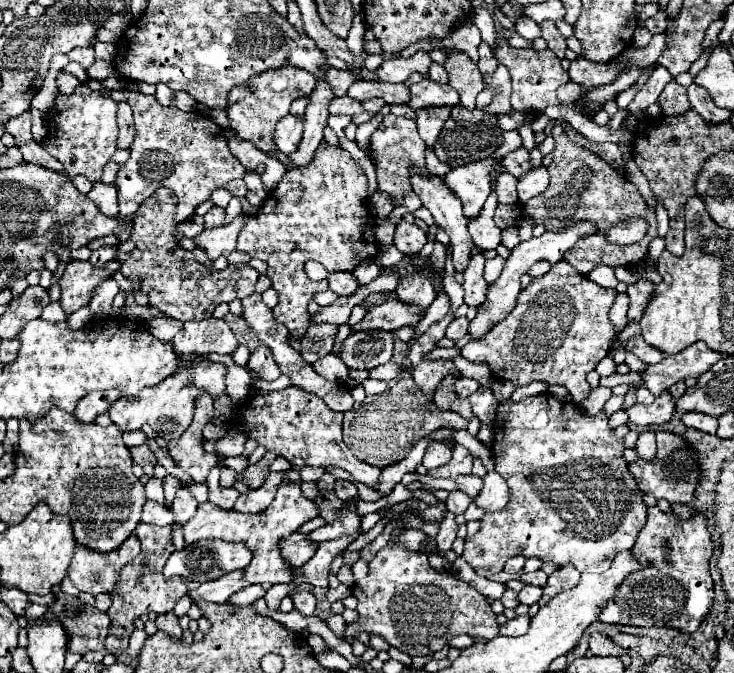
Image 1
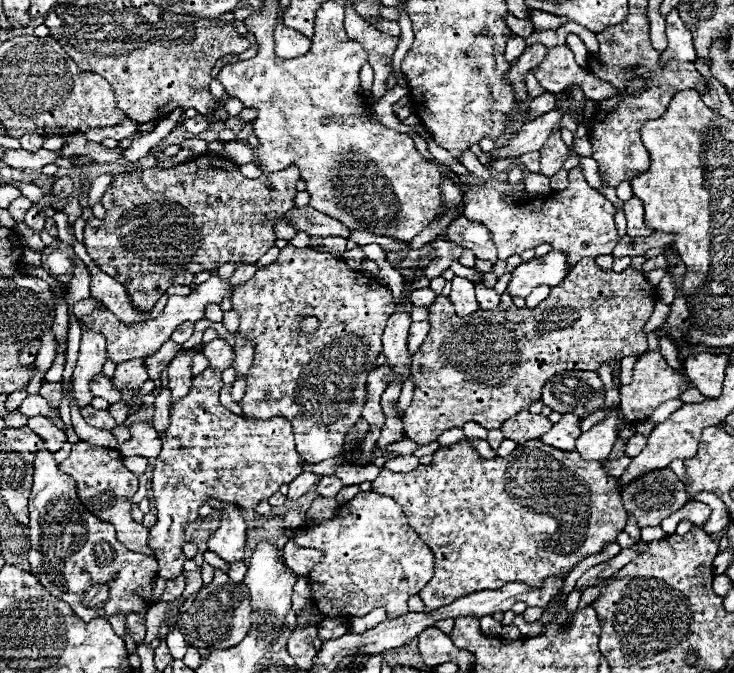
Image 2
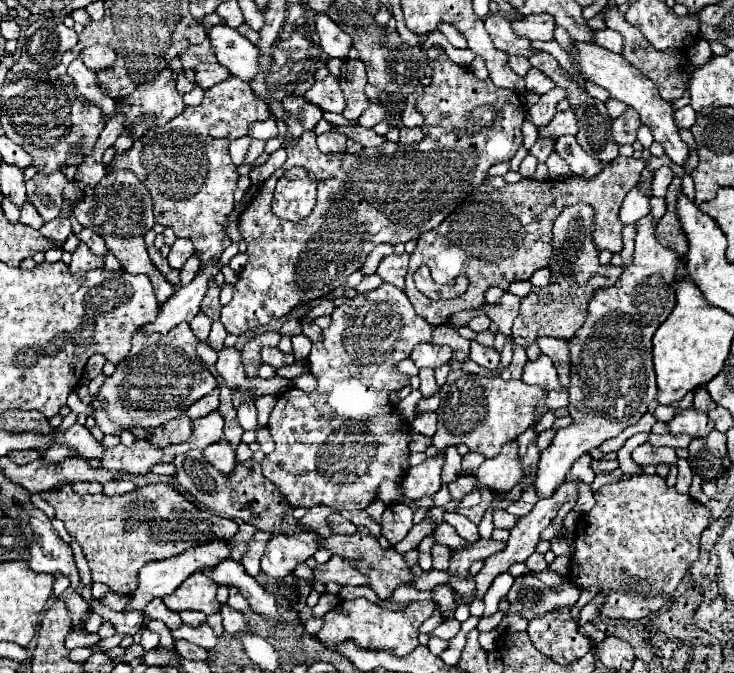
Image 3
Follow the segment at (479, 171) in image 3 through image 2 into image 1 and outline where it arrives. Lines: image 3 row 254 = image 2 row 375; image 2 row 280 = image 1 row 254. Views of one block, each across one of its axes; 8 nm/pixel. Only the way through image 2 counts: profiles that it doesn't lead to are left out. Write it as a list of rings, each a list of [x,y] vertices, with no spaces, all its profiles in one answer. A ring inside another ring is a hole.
[[[322,142],[308,168],[284,174],[278,188],[268,194],[260,210],[246,218],[236,250],[268,264],[266,276],[278,292],[278,304],[272,308],[272,314],[290,330],[292,338],[300,340],[310,326],[308,302],[316,290],[328,288],[328,280],[312,282],[304,272],[304,264],[316,260],[328,272],[352,272],[358,262],[374,258],[364,254],[366,244],[376,244],[374,226],[376,222],[368,206],[366,174],[346,150]]]

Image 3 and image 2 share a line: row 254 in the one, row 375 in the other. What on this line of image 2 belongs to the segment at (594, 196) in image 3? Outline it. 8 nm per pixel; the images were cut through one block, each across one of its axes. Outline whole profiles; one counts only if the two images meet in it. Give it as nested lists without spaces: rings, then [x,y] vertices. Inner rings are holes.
[[[593,258],[578,262],[566,276],[564,284],[552,288],[550,296],[536,308],[508,310],[478,310],[472,316],[456,316],[446,296],[436,296],[428,306],[430,332],[418,352],[412,354],[414,398],[402,418],[404,430],[410,440],[424,446],[434,442],[444,430],[462,428],[466,422],[478,422],[486,430],[500,428],[508,416],[528,410],[532,402],[540,400],[546,380],[558,370],[592,370],[602,364],[612,364],[616,370],[616,356],[640,356],[648,350],[644,324],[648,322],[654,302],[658,300],[656,288],[632,268],[624,272],[602,272]]]

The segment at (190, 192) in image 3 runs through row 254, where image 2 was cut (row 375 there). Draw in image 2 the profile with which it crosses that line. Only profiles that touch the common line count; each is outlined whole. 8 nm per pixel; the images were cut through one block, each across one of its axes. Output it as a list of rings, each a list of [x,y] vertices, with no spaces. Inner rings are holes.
[[[206,368],[200,376],[192,380],[188,396],[172,404],[170,428],[162,438],[162,452],[156,458],[156,466],[152,472],[152,492],[158,510],[158,522],[150,530],[148,546],[154,550],[154,558],[158,560],[158,576],[164,580],[180,576],[186,560],[180,550],[184,544],[184,526],[198,520],[198,510],[202,504],[206,504],[208,498],[232,502],[240,508],[254,508],[258,502],[268,500],[274,492],[278,492],[282,484],[290,484],[298,474],[302,474],[302,458],[296,452],[290,422],[282,416],[270,420],[248,420],[220,406],[218,392],[224,386],[220,374],[220,370]]]

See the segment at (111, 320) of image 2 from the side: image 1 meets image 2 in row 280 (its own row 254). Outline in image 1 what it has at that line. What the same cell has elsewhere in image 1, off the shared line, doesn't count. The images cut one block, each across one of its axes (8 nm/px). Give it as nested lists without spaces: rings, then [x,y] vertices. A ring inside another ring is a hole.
[[[238,216],[232,224],[228,226],[218,226],[218,228],[208,228],[202,234],[198,234],[192,242],[196,248],[202,248],[208,256],[208,260],[218,260],[220,256],[228,256],[236,248],[236,238],[238,232],[242,230],[244,216]]]

